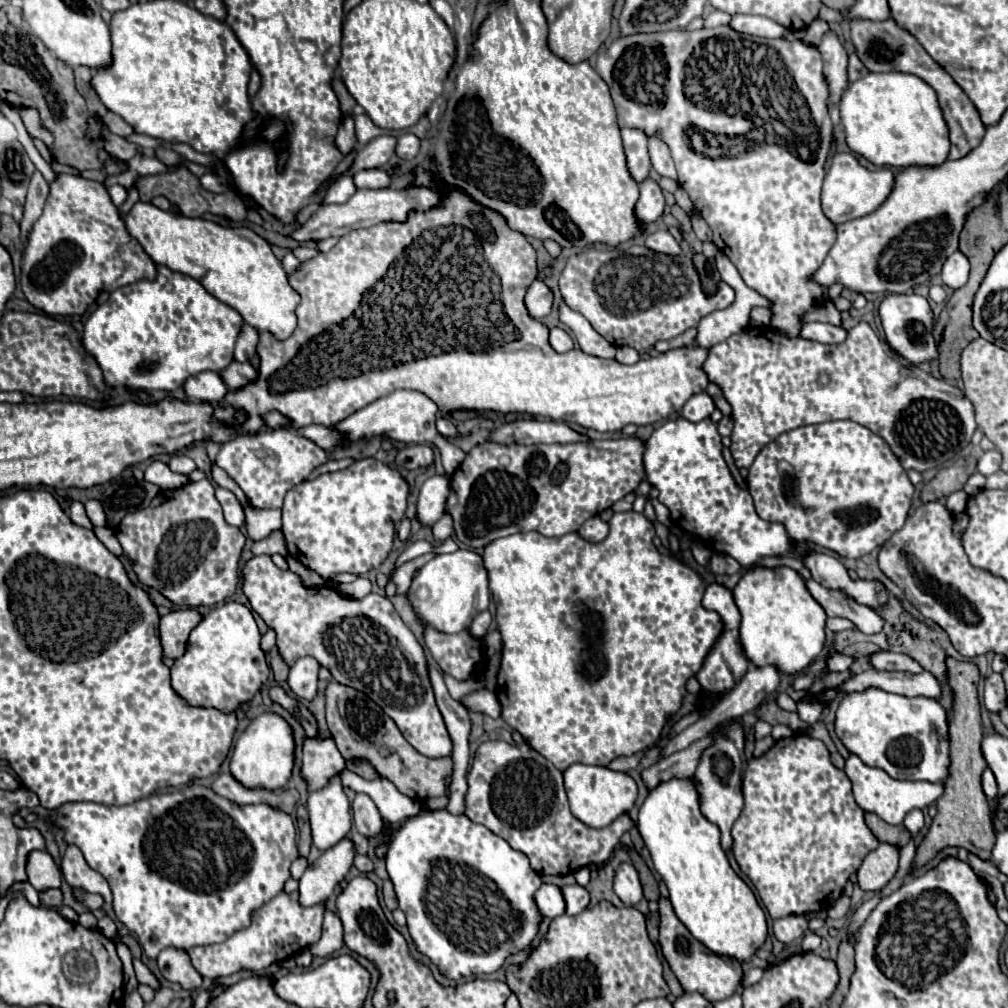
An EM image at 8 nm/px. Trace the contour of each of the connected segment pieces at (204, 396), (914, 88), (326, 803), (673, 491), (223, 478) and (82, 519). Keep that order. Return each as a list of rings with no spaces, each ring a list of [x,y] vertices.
[[[201,372],[199,376],[191,376],[185,384],[185,392],[191,402],[221,402],[229,388],[223,382],[219,372]]]
[[[903,72],[873,74],[849,82],[841,102],[841,124],[853,152],[877,166],[943,164],[949,154],[949,130],[935,90],[917,76]]]
[[[339,774],[329,778],[325,788],[309,792],[307,812],[313,830],[313,844],[321,852],[347,836],[351,830],[351,808]]]
[[[677,416],[665,424],[661,424],[651,438],[645,444],[645,470],[649,482],[659,490],[657,500],[669,508],[669,516],[677,528],[683,532],[689,532],[693,536],[699,536],[707,544],[711,544],[717,552],[733,556],[741,566],[751,566],[763,556],[793,556],[797,558],[795,546],[779,522],[767,522],[757,516],[753,510],[751,494],[743,488],[739,488],[721,456],[721,436],[717,432],[717,426],[707,418],[703,422],[687,422],[685,418]]]
[[[213,468],[213,480],[219,484],[219,486],[223,486],[223,488],[227,488],[227,490],[231,490],[231,492],[235,492],[235,496],[241,500],[241,504],[245,506],[245,508],[249,508],[251,506],[251,502],[249,502],[249,498],[243,494],[243,490],[235,484],[235,480],[225,472],[225,470],[221,470],[221,468]]]
[[[73,502],[73,504],[71,504],[71,508],[69,508],[69,518],[71,518],[77,526],[83,526],[83,528],[89,528],[89,530],[93,528],[89,516],[85,514],[85,506],[83,506],[81,502]]]

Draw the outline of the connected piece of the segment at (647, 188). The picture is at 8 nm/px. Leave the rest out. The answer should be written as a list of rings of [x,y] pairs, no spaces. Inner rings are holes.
[[[647,178],[647,184],[641,184],[641,196],[635,204],[635,218],[639,226],[647,226],[661,218],[665,208],[665,198],[657,182]]]

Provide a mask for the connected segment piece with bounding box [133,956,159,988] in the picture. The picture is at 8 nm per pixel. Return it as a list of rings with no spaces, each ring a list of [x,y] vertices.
[[[133,956],[133,968],[135,968],[137,980],[139,980],[141,984],[147,984],[147,986],[151,986],[151,988],[159,988],[157,978],[149,972],[149,968],[141,962],[141,958],[139,958],[139,956]]]

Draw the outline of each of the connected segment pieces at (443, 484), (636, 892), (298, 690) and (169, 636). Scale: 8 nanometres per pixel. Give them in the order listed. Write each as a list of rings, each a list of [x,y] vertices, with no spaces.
[[[431,476],[417,496],[417,518],[423,526],[433,526],[443,514],[449,496],[449,482],[445,476]]]
[[[623,862],[617,868],[613,878],[613,890],[625,906],[635,906],[639,900],[643,900],[643,888],[639,884],[639,876],[633,864]]]
[[[303,656],[291,664],[289,670],[289,688],[301,700],[311,700],[317,694],[317,674],[319,662],[313,656]]]
[[[175,610],[161,618],[159,632],[161,632],[161,644],[165,650],[165,656],[179,658],[187,650],[189,632],[201,622],[201,614],[197,610]]]

